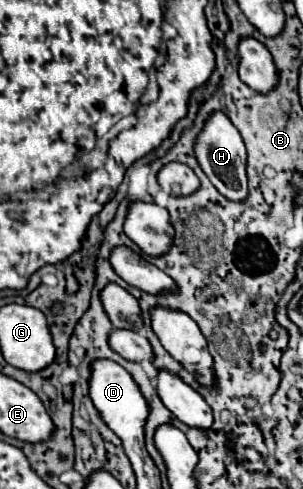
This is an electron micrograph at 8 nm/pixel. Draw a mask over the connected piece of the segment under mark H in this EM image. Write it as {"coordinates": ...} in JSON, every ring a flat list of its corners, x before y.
{"coordinates":[[215,111,211,115,211,119,205,123,203,131,197,137,195,155,197,155,197,161,199,161,201,169,209,177,209,181,215,185,215,189,225,199,237,201,237,203,247,199,249,187,247,187,247,173,245,173,245,165,247,165,245,143,241,139,239,131,235,129,235,125,229,121,229,117,223,111]]}

